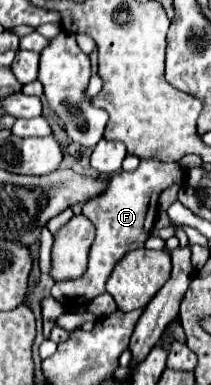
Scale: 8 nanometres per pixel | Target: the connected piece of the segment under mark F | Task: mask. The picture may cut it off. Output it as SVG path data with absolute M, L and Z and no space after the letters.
M154 157L140 161L136 171L130 173L116 173L108 179L108 191L104 191L100 197L84 203L82 213L94 223L96 227L96 237L94 243L88 251L88 269L86 273L76 279L76 281L66 281L66 283L56 283L52 287L52 297L62 303L64 307L82 307L88 305L94 297L102 295L106 291L106 281L116 267L116 263L124 257L124 253L132 249L144 247L144 241L148 239L156 215L158 215L158 197L164 189L172 187L174 183L184 185L188 171L178 167L178 175L168 169L168 163L158 161Z

